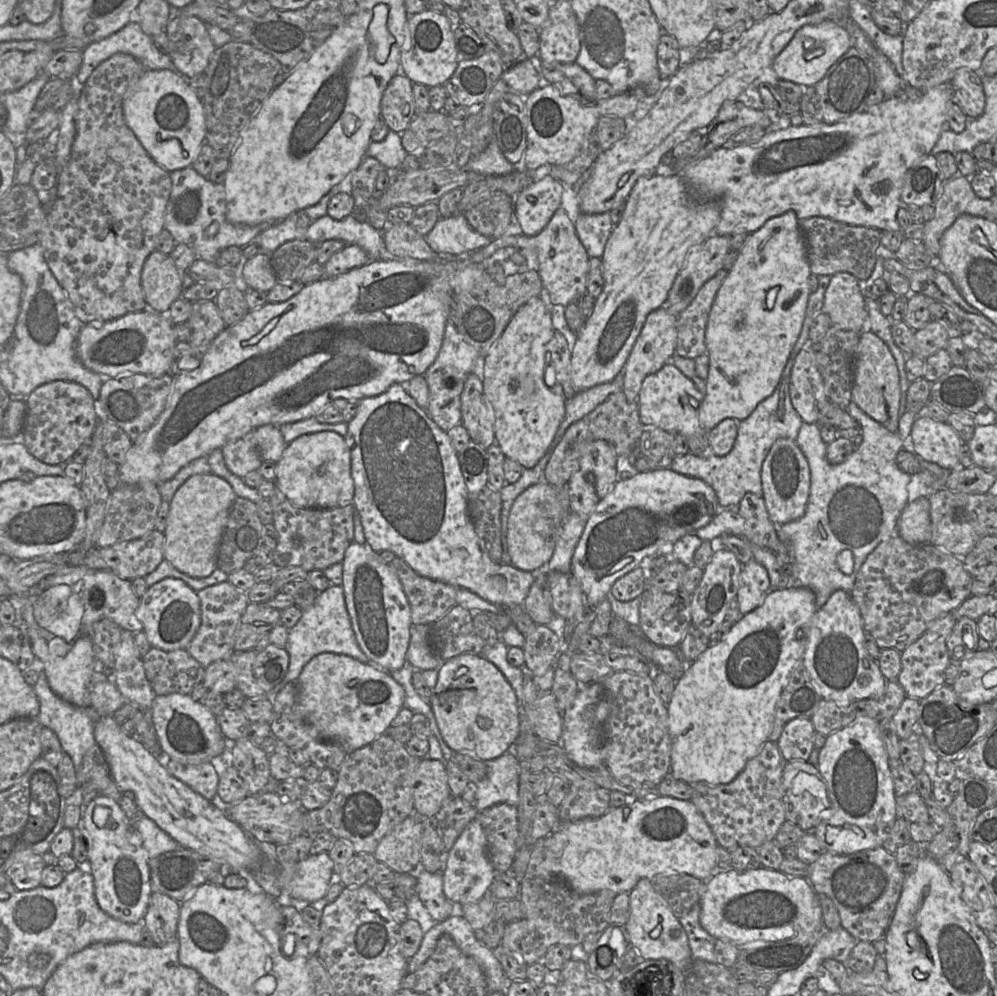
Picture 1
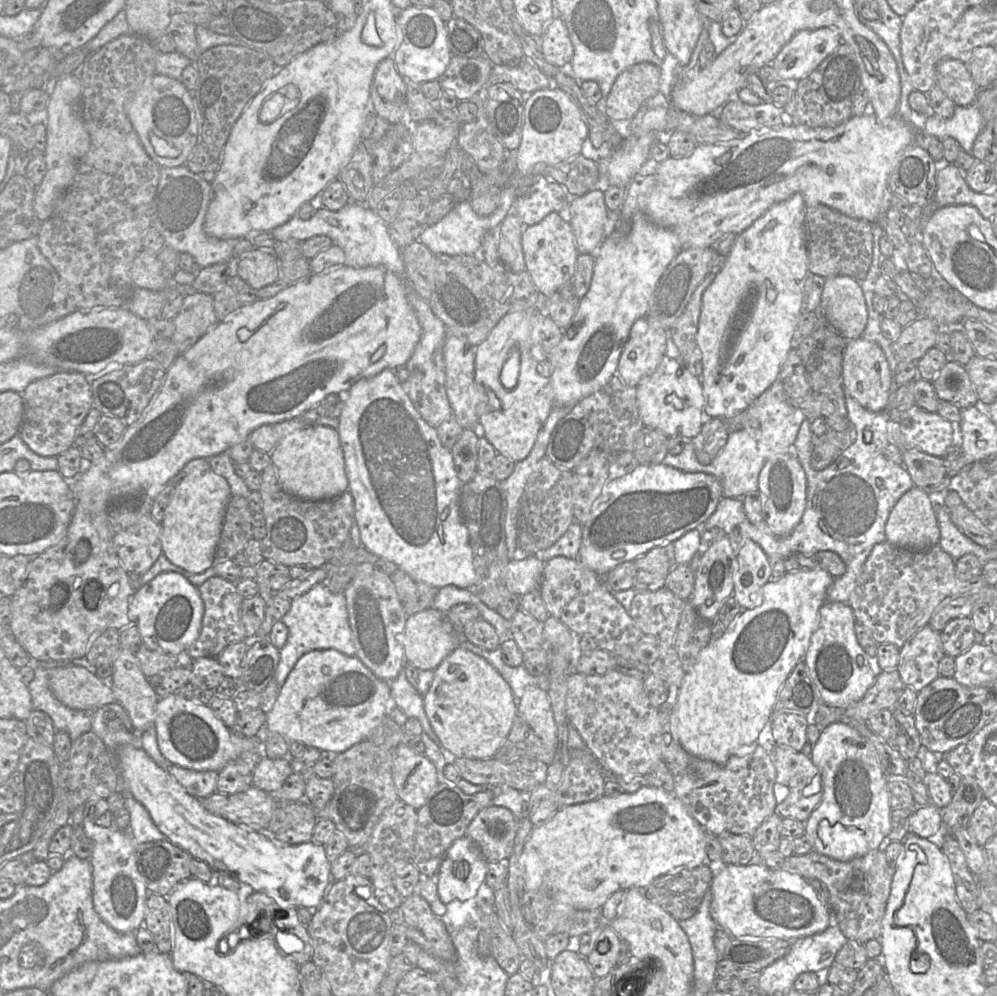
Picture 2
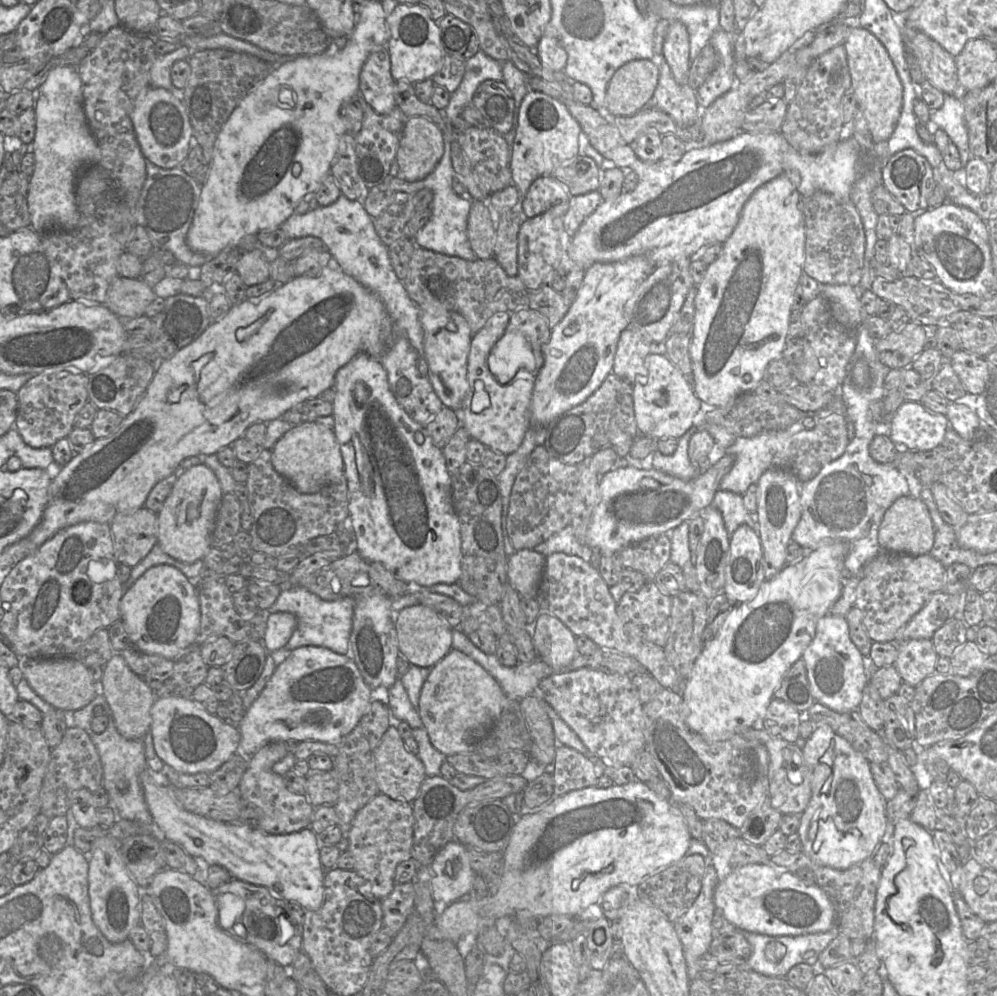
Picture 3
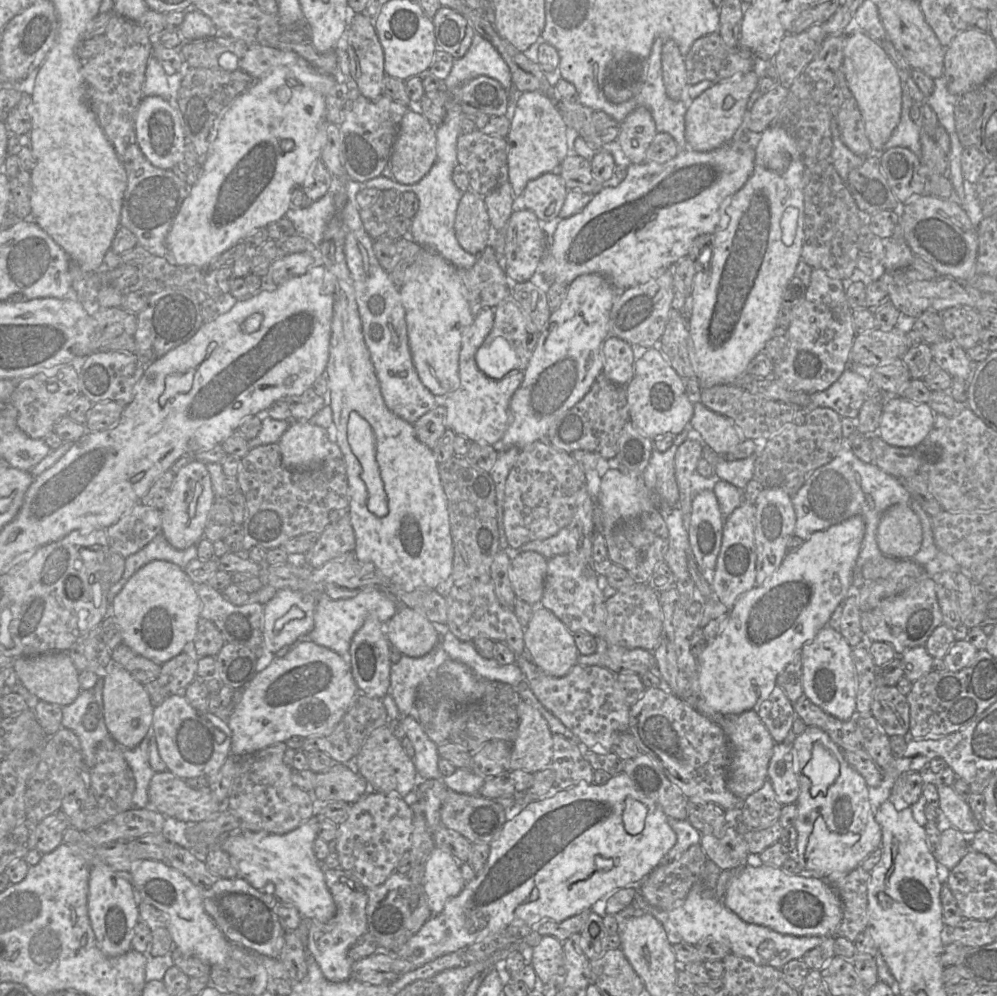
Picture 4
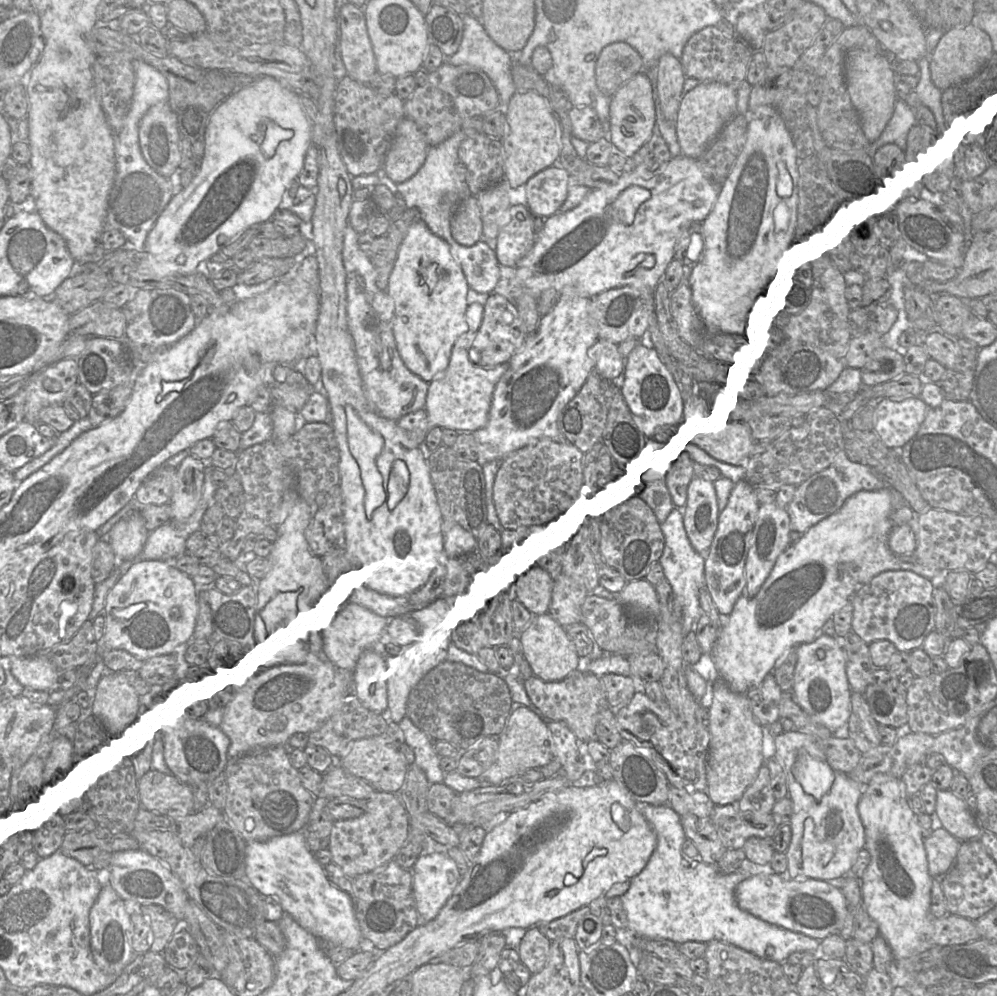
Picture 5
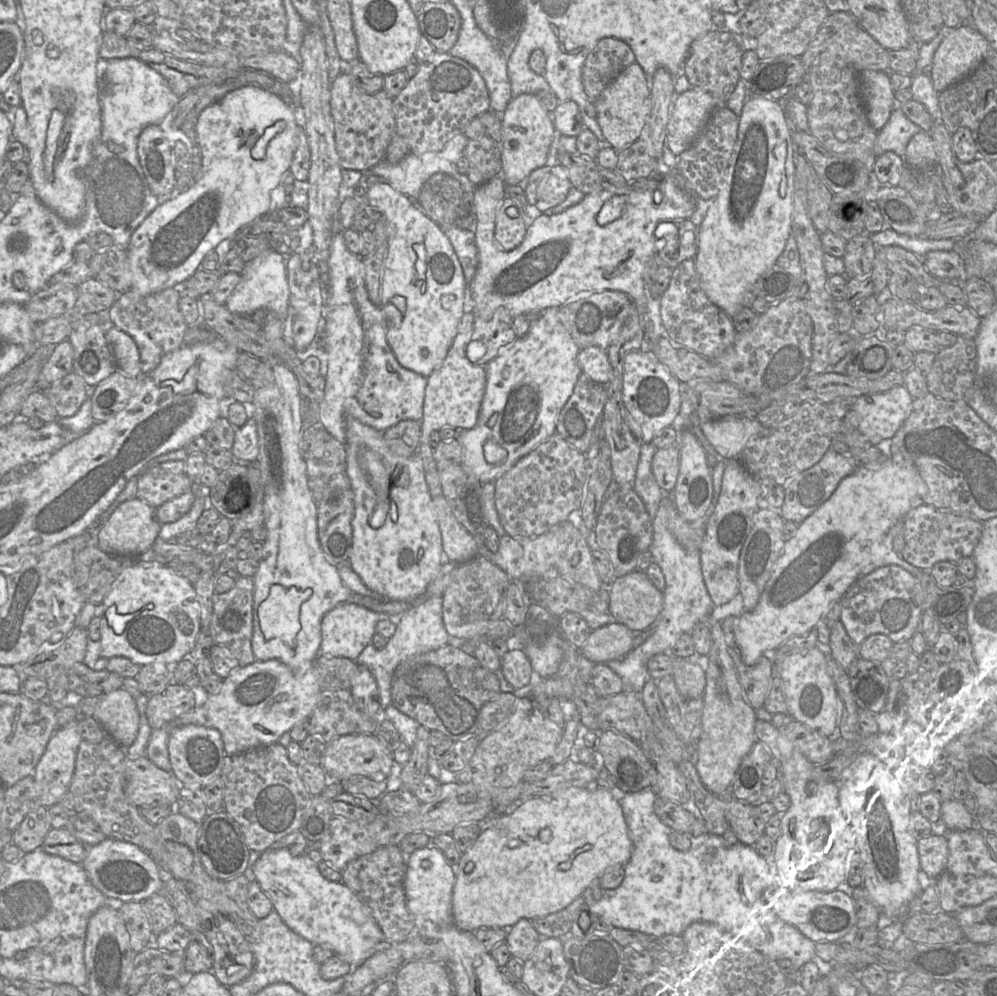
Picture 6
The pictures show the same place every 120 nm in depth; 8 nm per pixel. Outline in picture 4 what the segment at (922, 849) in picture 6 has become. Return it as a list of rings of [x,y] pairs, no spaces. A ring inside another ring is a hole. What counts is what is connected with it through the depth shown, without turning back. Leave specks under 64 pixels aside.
[[[948,828],[940,834],[940,843],[934,851],[934,857],[939,864],[951,870],[969,850],[969,837],[956,828]]]

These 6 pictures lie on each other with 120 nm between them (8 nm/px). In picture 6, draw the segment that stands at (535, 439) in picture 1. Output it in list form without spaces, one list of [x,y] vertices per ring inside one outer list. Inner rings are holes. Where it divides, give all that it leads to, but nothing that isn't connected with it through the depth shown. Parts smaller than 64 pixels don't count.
[[[473,311],[463,314],[458,325],[458,333],[444,361],[427,378],[421,420],[421,443],[429,443],[434,430],[439,431],[443,427],[452,427],[458,431],[468,430],[477,424],[486,387],[486,368],[472,364],[467,358],[466,347],[472,336],[474,321]]]

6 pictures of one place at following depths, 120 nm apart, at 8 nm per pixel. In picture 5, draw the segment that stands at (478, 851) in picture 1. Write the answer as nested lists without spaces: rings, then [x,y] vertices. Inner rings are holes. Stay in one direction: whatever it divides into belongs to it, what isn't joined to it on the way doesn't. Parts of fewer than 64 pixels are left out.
[[[443,852],[420,855],[411,872],[419,924],[426,924],[438,915],[461,875],[455,862]]]

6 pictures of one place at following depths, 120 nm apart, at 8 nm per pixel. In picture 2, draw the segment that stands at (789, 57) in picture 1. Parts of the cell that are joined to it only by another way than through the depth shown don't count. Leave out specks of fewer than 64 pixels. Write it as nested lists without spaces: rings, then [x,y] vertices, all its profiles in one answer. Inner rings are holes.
[[[833,28],[800,30],[780,50],[771,66],[781,79],[799,81],[808,76],[841,43],[840,34]]]

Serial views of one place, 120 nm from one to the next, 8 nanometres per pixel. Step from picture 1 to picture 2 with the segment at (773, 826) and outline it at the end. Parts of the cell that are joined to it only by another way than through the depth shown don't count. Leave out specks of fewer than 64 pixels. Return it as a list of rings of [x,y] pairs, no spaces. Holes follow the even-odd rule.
[[[669,685],[669,697],[659,708],[663,732],[662,760],[670,769],[674,780],[674,794],[681,800],[688,813],[706,832],[718,837],[727,834],[753,836],[756,829],[776,813],[774,784],[776,769],[762,746],[747,755],[732,754],[724,765],[716,764],[686,752],[670,733],[670,712],[678,695],[678,687]]]

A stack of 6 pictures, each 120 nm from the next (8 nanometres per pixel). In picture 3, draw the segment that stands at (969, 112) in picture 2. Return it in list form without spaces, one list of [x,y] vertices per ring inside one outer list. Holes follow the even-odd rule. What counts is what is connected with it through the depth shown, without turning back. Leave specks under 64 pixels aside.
[[[945,94],[944,103],[939,109],[929,109],[929,119],[932,125],[944,130],[958,148],[961,164],[964,167],[972,156],[969,150],[962,99]]]

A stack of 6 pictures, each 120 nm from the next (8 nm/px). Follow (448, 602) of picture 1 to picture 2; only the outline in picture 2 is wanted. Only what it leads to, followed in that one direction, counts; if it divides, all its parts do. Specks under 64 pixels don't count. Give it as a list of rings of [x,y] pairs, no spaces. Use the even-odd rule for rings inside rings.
[[[377,559],[373,567],[384,573],[393,583],[407,616],[432,607],[439,588],[414,580],[399,566],[388,560]]]

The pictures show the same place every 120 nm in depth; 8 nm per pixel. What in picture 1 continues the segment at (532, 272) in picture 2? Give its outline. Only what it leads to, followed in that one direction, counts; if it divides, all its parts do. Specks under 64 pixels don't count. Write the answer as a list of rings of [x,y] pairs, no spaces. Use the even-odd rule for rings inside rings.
[[[560,207],[554,212],[546,227],[534,236],[523,234],[513,208],[510,224],[506,232],[502,236],[493,239],[488,245],[461,254],[437,255],[438,260],[482,262],[498,249],[505,247],[535,251],[537,256],[537,272],[541,278],[543,288],[549,293],[552,304],[561,304],[565,307],[586,294],[589,256],[577,236],[575,225]]]

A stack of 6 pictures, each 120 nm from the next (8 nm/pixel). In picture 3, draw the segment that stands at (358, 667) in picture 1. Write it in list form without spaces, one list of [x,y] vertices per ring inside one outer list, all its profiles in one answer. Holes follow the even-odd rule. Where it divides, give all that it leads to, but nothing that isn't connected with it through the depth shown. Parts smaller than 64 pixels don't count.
[[[302,646],[292,650],[279,665],[258,698],[246,710],[238,725],[241,740],[237,754],[251,757],[270,742],[287,740],[336,743],[350,733],[369,711],[372,688],[364,681],[354,660],[319,646]]]

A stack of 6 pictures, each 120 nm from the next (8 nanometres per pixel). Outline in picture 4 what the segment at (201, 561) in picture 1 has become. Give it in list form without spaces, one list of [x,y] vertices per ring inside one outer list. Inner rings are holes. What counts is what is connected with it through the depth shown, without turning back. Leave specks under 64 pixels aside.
[[[195,460],[179,470],[161,510],[162,534],[178,550],[195,545],[204,537],[206,523],[216,498],[206,464]]]

